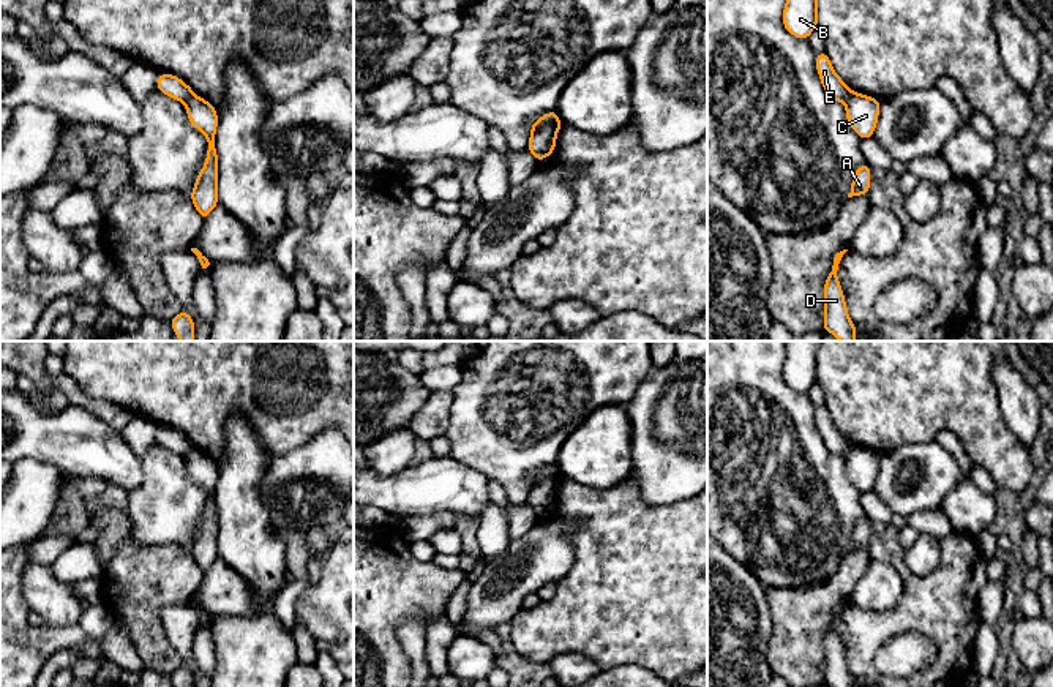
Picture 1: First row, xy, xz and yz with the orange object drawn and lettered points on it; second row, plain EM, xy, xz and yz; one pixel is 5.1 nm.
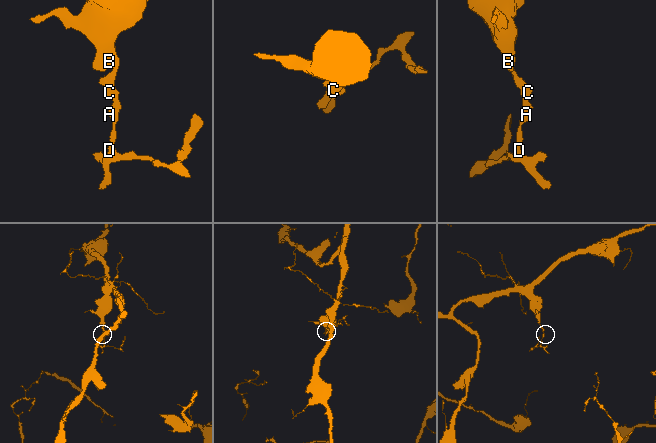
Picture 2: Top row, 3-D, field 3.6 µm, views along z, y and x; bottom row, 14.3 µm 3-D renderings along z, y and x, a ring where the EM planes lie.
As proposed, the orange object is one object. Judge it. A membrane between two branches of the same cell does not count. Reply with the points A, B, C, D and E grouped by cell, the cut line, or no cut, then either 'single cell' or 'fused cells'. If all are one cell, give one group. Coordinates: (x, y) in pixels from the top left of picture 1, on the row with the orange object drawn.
A C D / B E | xz (558, 119), (532, 135) | fused cells

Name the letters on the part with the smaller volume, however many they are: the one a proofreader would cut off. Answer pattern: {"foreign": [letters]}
{"foreign": ["A", "C", "D"]}

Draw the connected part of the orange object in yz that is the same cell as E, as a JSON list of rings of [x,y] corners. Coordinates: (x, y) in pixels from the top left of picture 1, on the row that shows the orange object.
[[[826,52],[816,54],[816,71],[826,93],[832,99],[838,103],[846,103],[846,99],[854,93],[834,71],[830,58]]]

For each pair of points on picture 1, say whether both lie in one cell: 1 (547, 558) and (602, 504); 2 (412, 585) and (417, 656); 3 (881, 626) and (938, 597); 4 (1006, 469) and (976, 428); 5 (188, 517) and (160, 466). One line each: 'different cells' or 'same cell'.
1: different cells
2: different cells
3: same cell
4: same cell
5: same cell

